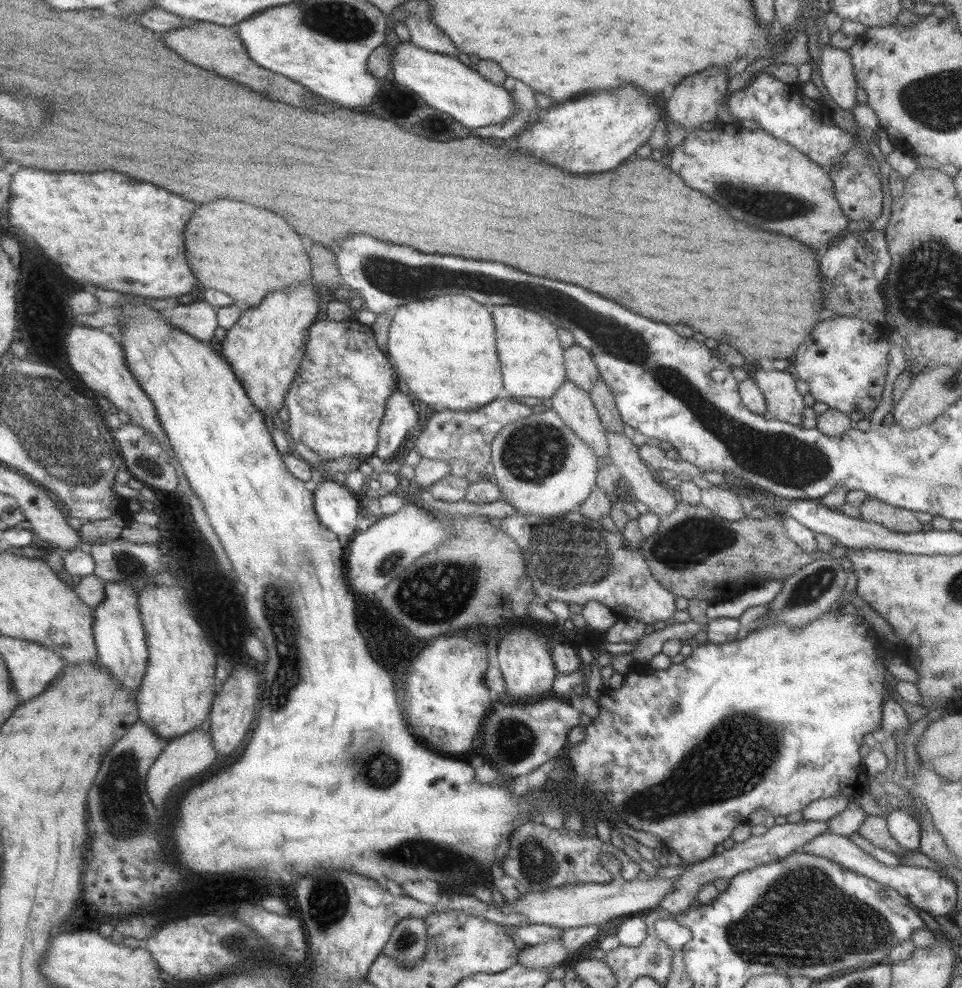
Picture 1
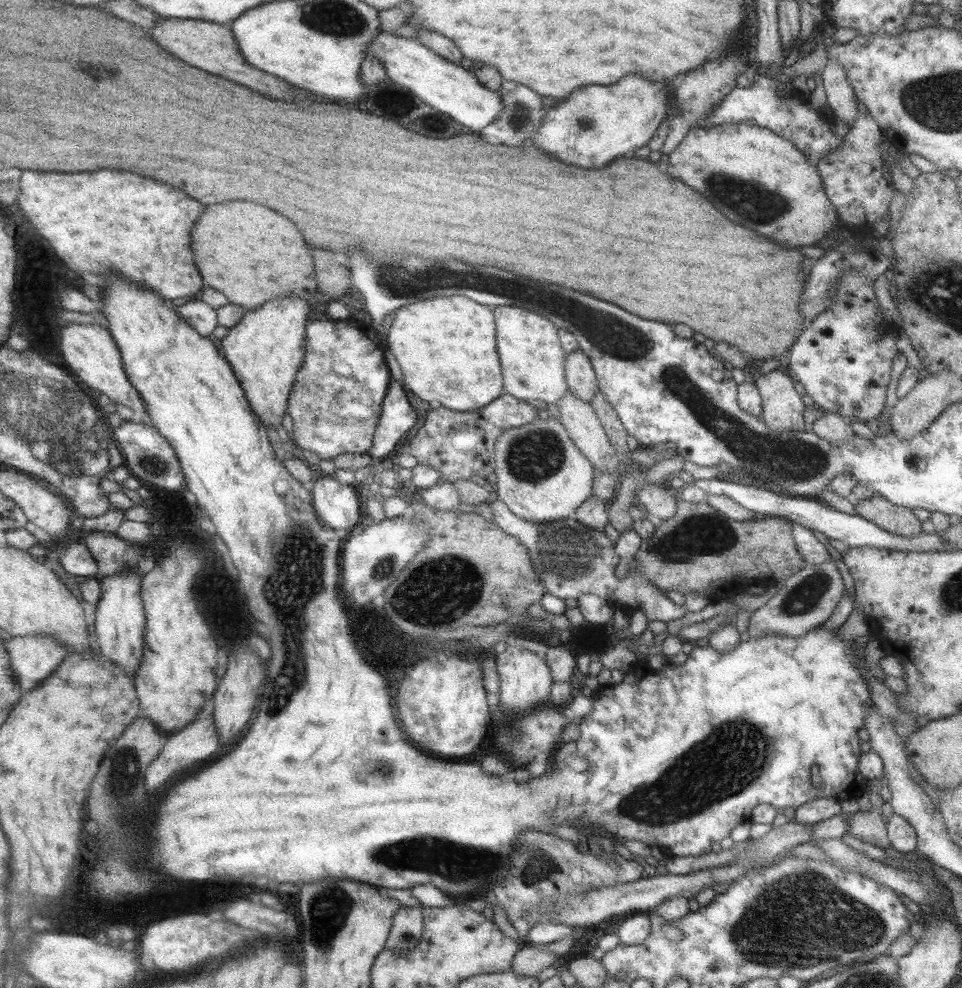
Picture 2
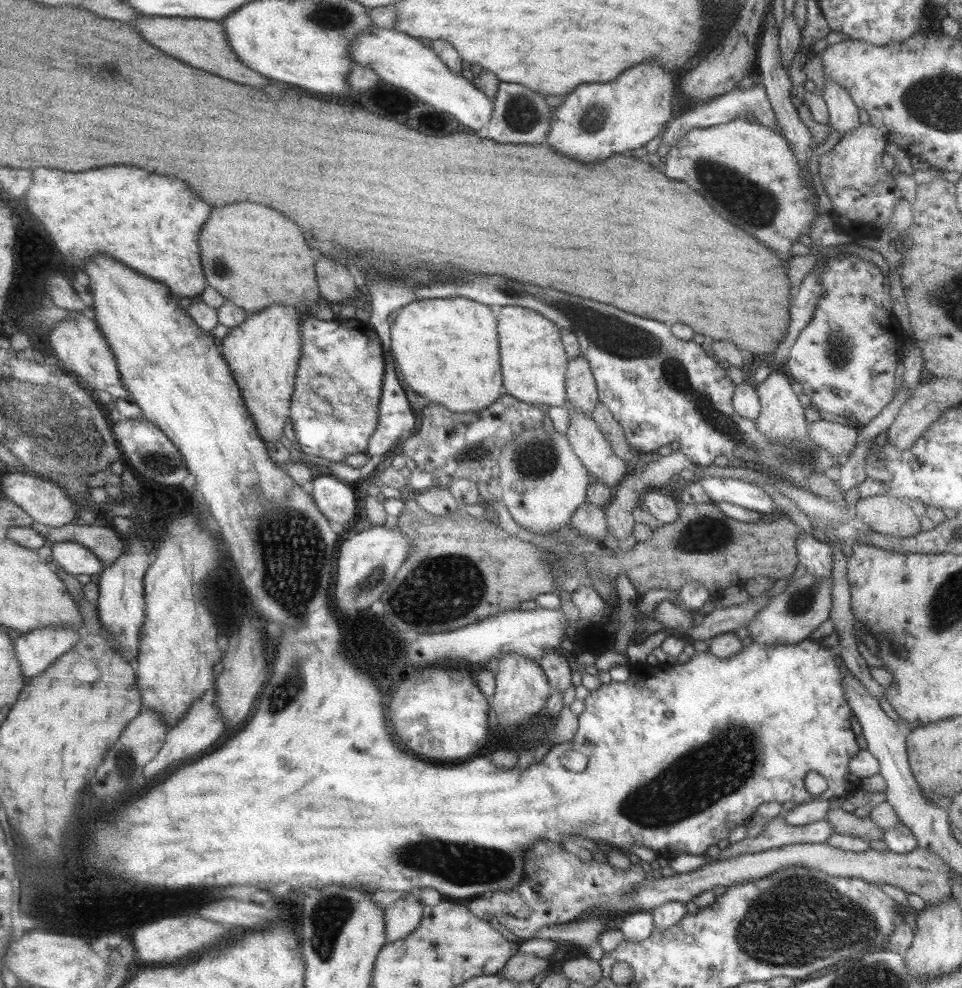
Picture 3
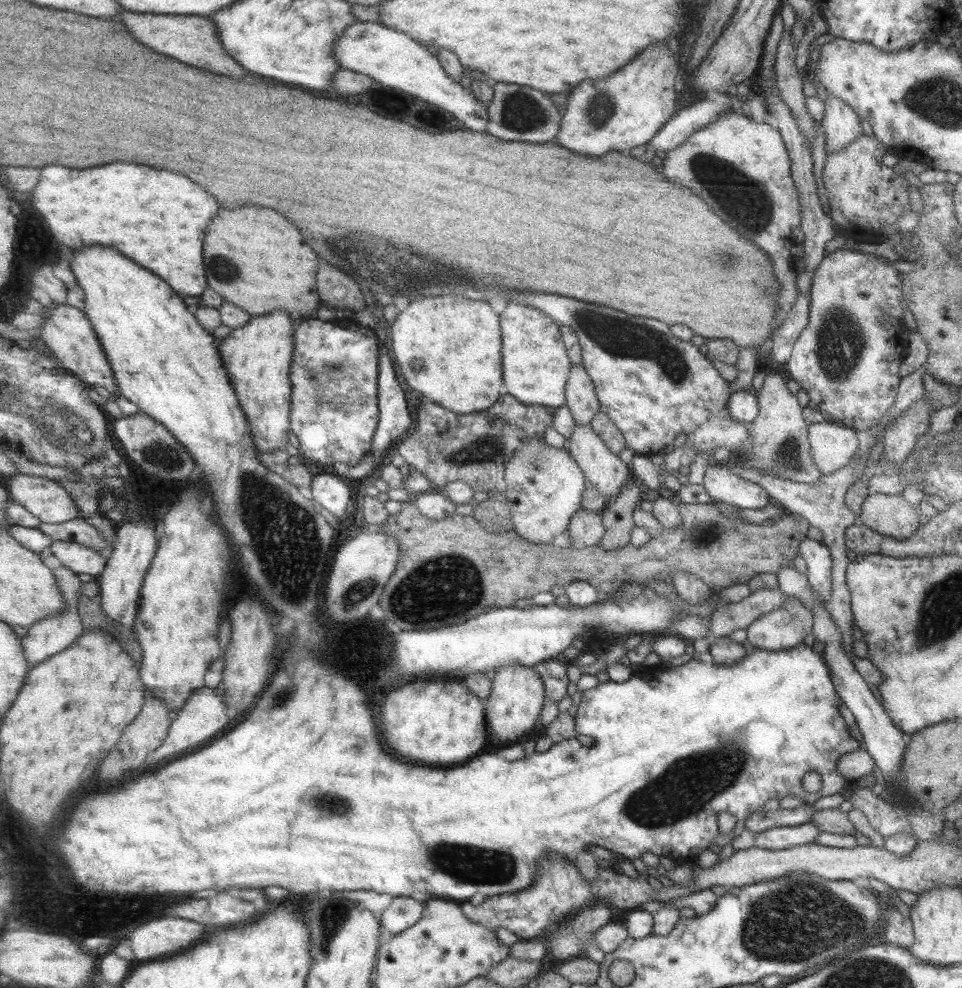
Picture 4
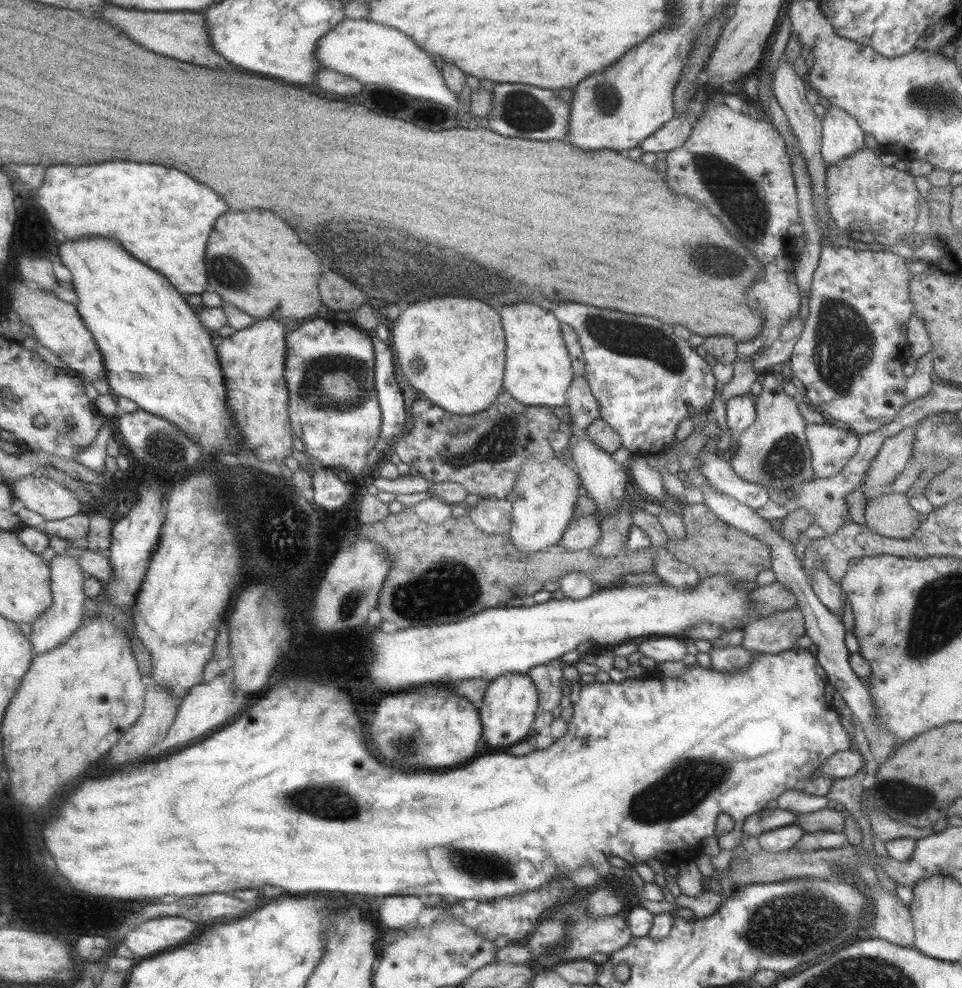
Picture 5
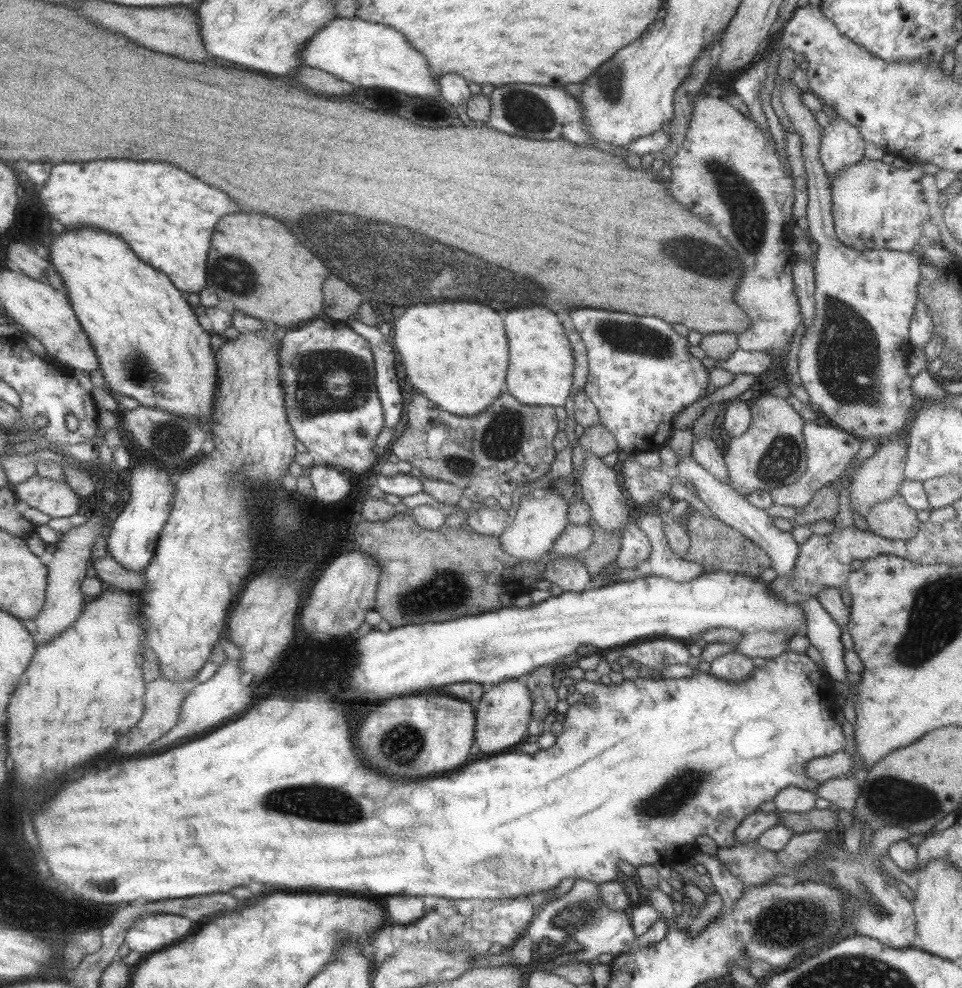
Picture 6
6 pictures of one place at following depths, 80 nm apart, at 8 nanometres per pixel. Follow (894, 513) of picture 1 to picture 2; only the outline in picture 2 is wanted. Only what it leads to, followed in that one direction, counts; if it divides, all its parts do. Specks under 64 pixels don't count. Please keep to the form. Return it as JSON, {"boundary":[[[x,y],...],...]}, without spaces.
{"boundary":[[[878,494],[854,504],[855,515],[862,516],[890,532],[899,536],[917,536],[922,530],[919,520],[913,515],[912,509],[897,506]]]}

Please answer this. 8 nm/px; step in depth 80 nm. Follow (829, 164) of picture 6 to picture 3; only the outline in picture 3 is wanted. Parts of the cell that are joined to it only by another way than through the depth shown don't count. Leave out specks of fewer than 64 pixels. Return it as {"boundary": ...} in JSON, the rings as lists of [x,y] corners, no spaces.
{"boundary":[[[825,79],[822,99],[828,112],[828,126],[837,130],[840,138],[860,125],[857,106],[834,80]]]}

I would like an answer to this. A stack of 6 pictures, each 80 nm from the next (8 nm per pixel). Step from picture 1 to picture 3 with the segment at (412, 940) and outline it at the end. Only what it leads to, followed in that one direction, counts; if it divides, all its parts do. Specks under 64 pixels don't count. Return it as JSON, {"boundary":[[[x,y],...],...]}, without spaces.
{"boundary":[[[400,898],[384,908],[385,936],[388,942],[404,939],[419,924],[422,905],[419,900],[408,902]]]}

